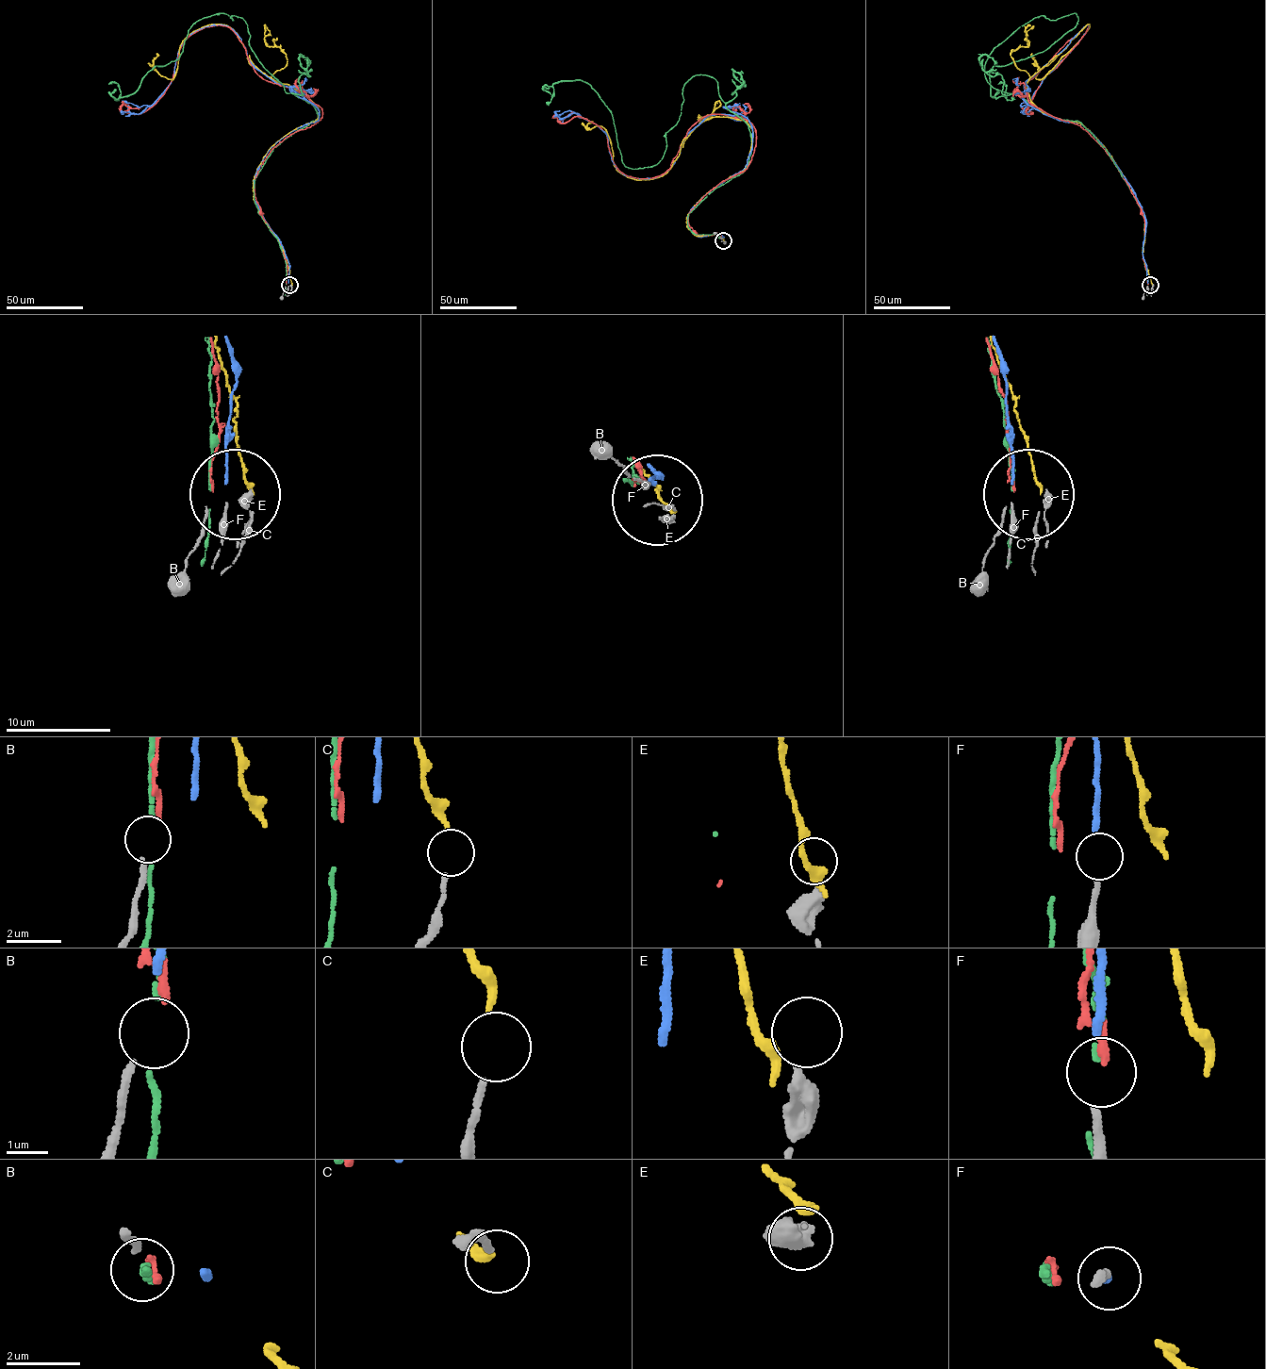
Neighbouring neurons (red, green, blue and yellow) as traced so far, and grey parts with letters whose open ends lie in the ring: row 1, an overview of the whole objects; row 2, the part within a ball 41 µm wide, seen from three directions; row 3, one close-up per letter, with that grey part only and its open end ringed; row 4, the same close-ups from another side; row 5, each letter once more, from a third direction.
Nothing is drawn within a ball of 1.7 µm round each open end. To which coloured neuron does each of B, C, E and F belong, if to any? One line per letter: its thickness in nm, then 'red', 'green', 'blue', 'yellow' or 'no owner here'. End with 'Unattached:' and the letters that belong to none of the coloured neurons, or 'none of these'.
B: 170 nm | no owner here
C: 150 nm | yellow
E: 400 nm | no owner here
F: 180 nm | blue
Unattached: B, E

